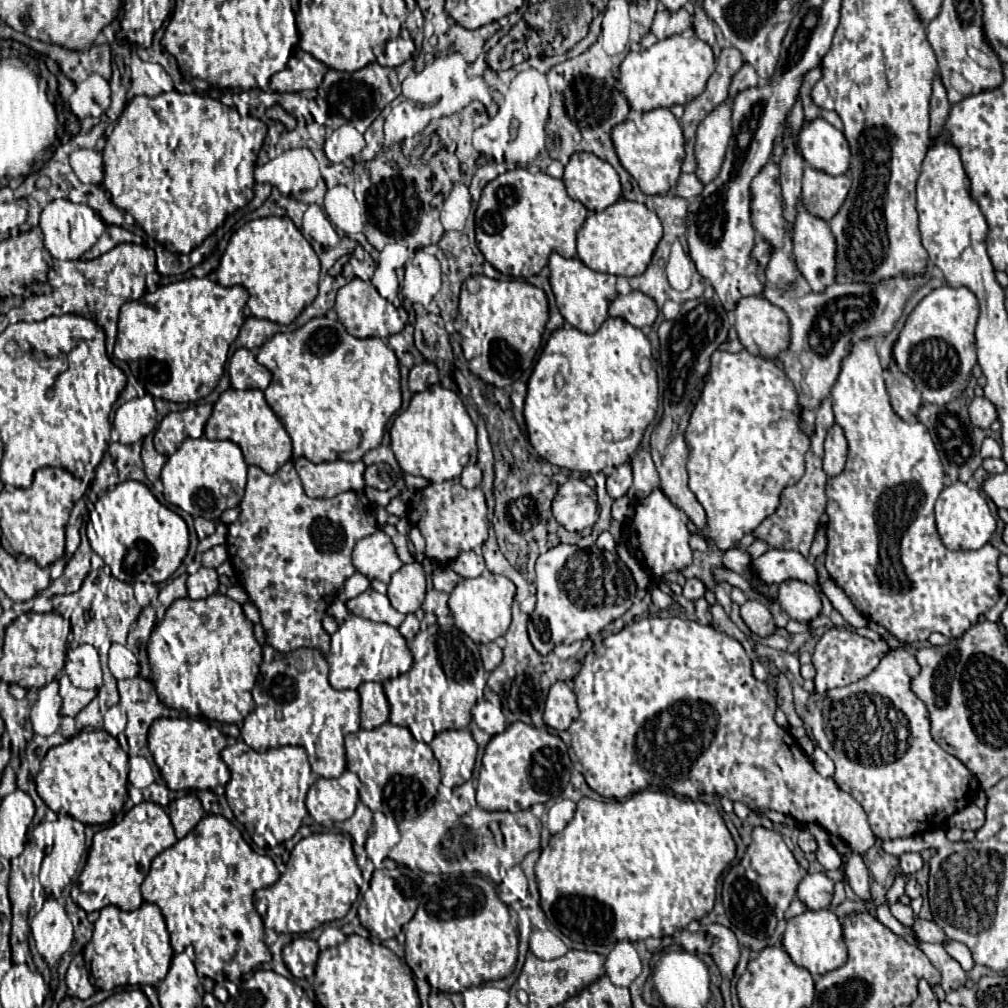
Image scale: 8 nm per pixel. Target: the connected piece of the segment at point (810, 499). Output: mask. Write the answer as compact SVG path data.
M825 399L821 403L821 407L815 411L815 417L817 417L815 433L811 435L811 447L805 453L805 473L803 473L803 477L793 487L783 489L781 503L779 503L777 511L773 515L769 515L757 529L751 531L755 535L755 539L765 541L773 549L793 549L793 551L799 551L805 557L809 557L809 547L813 543L819 519L825 513L825 505L827 505L827 497L825 497L827 475L823 471L821 461L823 461L823 441L825 441L827 429L835 423L829 399Z

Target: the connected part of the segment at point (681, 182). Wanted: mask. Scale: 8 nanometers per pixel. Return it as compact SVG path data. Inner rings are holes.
M681 173L677 179L677 187L675 187L675 195L683 197L683 199L693 199L703 191L701 181L697 179L695 173Z

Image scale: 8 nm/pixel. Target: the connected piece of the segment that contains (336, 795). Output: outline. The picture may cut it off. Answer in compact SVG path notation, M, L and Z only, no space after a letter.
M345 771L337 779L325 779L319 777L307 791L307 811L317 823L329 823L329 821L345 821L353 815L355 805L359 801L357 785L359 779L355 773Z

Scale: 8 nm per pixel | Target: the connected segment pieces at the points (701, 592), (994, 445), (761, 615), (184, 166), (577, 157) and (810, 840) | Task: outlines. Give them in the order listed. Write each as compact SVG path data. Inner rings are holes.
M689 579L687 585L685 585L685 589L683 589L683 595L685 595L685 597L691 597L689 601L695 601L697 597L705 597L705 591L707 591L707 587L705 587L701 581Z
M985 437L983 443L981 443L981 457L1001 457L1001 445L991 439L991 437Z
M747 599L741 605L741 617L745 625L759 637L769 637L775 631L775 621L769 607L757 599Z
M173 89L157 97L133 97L107 137L103 187L111 193L111 201L131 213L149 237L173 253L191 253L223 225L227 215L253 199L253 169L265 135L267 127L263 121L251 115L241 117L235 107L198 93L182 94Z
M573 153L569 163L565 165L563 183L567 187L569 197L583 203L589 211L603 211L621 197L621 183L617 171L593 153Z
M801 831L801 833L799 833L799 847L803 849L803 853L811 853L811 851L817 851L817 843L815 843L815 837L813 837L809 831Z

